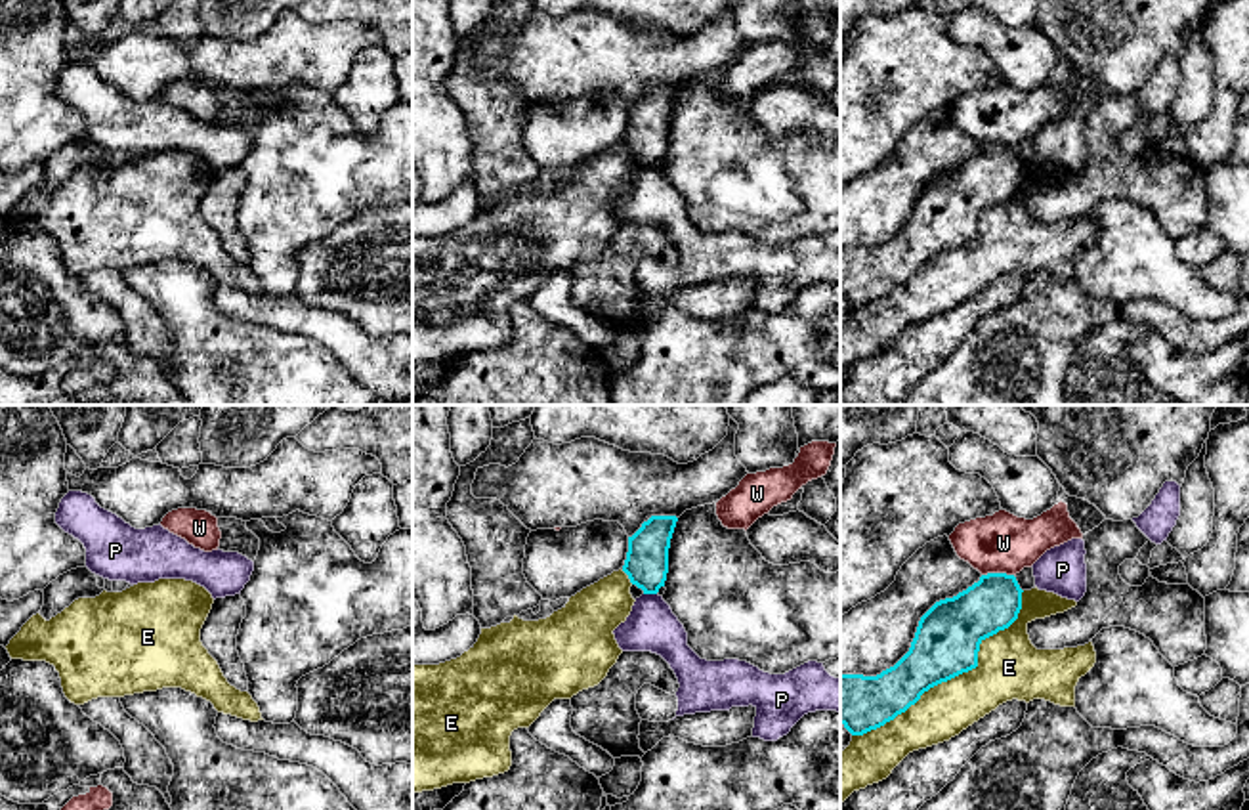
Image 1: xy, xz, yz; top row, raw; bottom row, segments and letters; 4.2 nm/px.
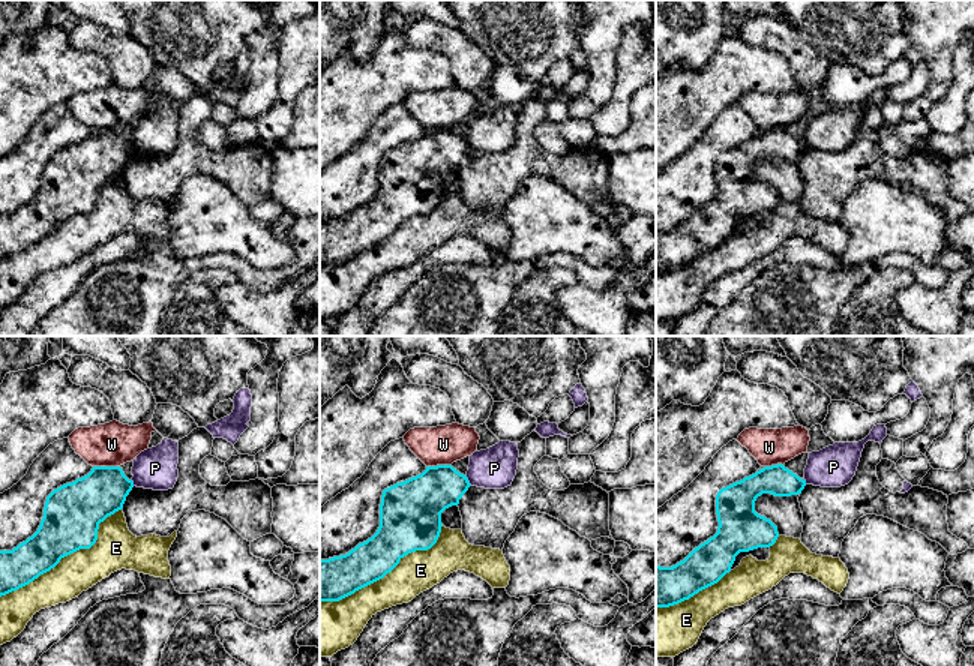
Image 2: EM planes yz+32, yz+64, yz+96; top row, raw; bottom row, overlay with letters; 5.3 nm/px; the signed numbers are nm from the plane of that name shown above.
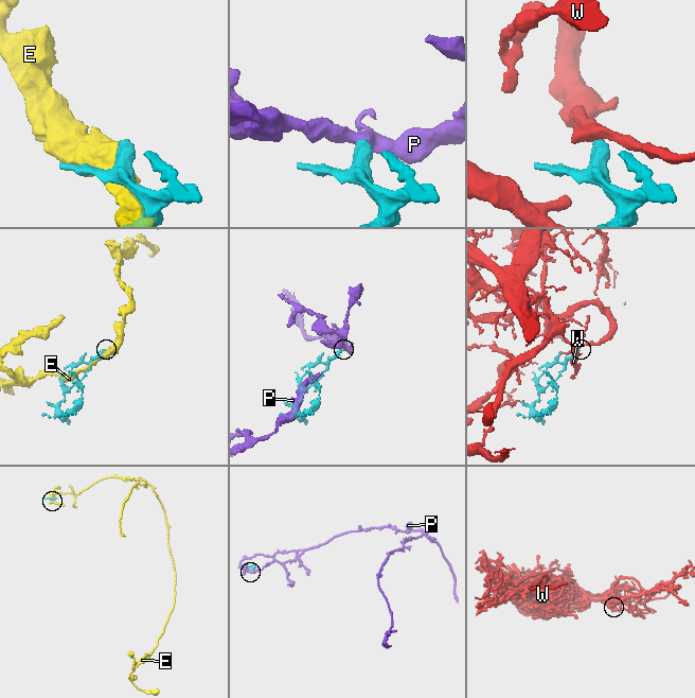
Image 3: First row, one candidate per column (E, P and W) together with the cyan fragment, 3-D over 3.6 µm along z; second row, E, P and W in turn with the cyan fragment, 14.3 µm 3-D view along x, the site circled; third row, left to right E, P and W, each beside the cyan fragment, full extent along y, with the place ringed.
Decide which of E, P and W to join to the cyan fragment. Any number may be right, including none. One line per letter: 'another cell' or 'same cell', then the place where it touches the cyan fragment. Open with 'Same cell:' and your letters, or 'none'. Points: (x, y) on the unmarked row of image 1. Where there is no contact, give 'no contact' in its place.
Same cell: none
E: another cell; meets cyan in yz at (955, 247)
P: another cell; meets cyan in xz at (650, 165)
W: another cell; meets cyan in yz at (997, 146)

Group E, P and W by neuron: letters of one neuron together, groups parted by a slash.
E / P / W

